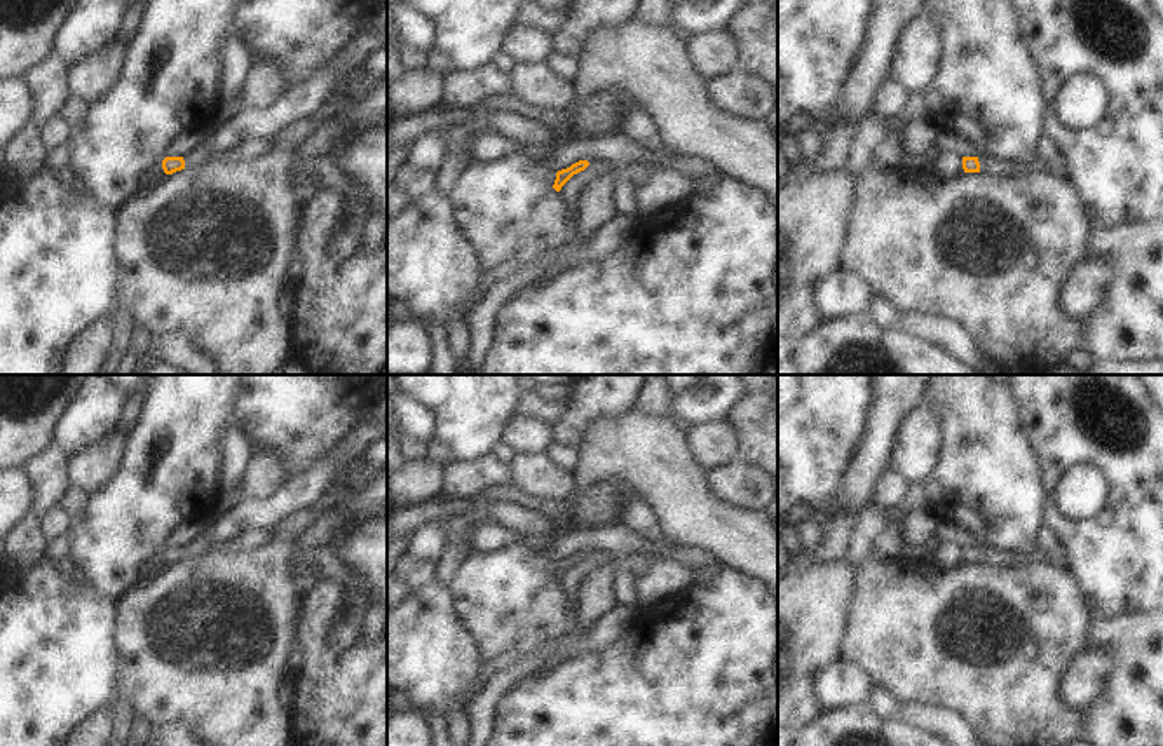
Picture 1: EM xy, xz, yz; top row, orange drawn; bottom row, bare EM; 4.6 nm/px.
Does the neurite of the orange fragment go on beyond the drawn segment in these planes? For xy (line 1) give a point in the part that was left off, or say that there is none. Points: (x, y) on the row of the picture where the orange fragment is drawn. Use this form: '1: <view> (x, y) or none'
1: none

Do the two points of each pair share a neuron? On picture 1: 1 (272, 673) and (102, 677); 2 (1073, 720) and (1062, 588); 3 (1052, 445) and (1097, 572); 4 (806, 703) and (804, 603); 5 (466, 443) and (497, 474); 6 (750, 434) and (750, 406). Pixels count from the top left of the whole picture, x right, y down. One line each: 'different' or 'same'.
1: different
2: same
3: same
4: same
5: different
6: same

